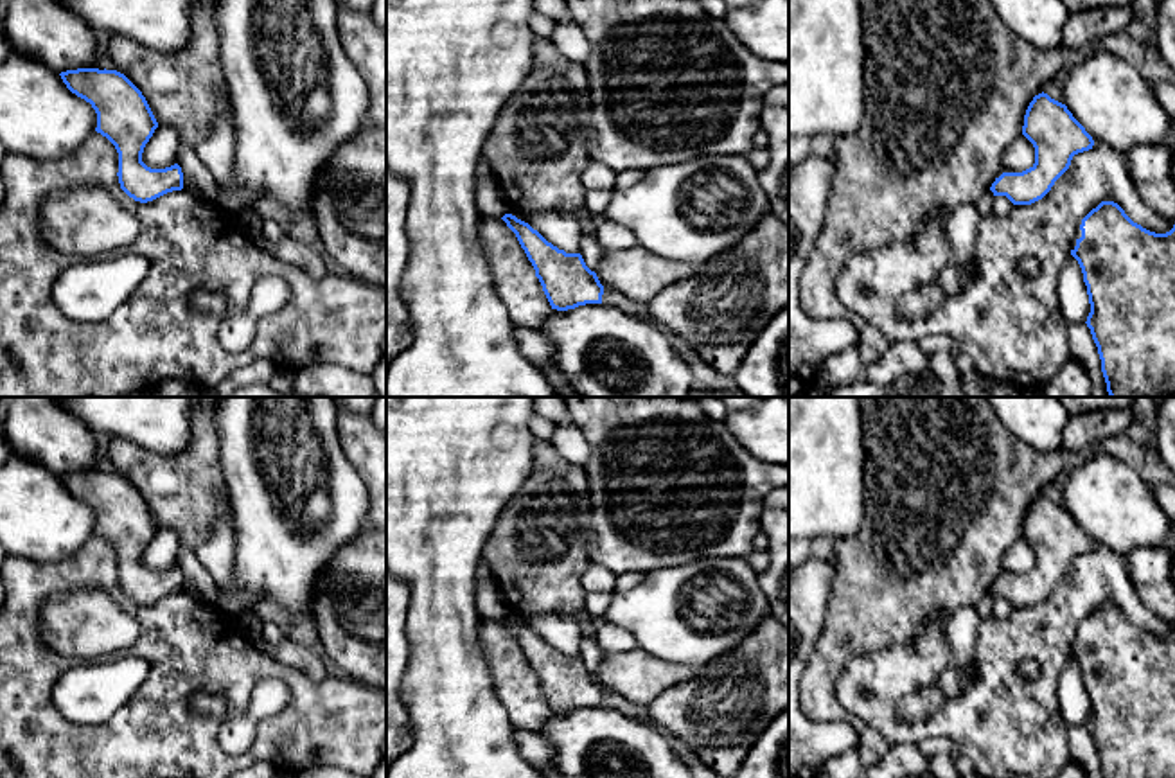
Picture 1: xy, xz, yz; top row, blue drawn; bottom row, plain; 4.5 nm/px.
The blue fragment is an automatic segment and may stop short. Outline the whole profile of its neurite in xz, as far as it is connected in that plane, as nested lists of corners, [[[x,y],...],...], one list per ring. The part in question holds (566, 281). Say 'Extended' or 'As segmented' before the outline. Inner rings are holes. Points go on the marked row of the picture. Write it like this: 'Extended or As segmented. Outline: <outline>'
As segmented. Outline: [[[512,214],[501,219],[516,234],[532,262],[552,309],[568,311],[586,304],[602,304],[604,286],[580,253],[559,250]]]

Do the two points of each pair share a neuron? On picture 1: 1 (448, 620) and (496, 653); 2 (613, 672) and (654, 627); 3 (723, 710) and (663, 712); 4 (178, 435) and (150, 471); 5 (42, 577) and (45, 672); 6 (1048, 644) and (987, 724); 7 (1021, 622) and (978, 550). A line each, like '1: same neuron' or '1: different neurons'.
1: different neurons
2: different neurons
3: same neuron
4: different neurons
5: same neuron
6: same neuron
7: different neurons

